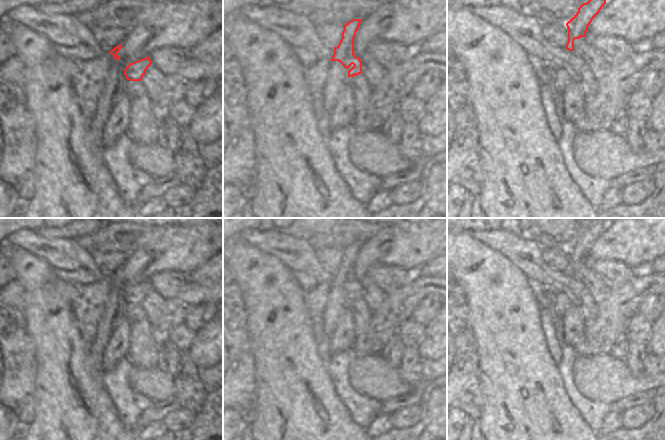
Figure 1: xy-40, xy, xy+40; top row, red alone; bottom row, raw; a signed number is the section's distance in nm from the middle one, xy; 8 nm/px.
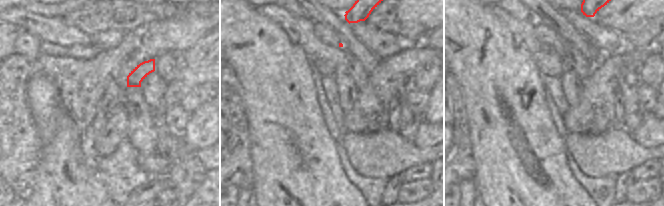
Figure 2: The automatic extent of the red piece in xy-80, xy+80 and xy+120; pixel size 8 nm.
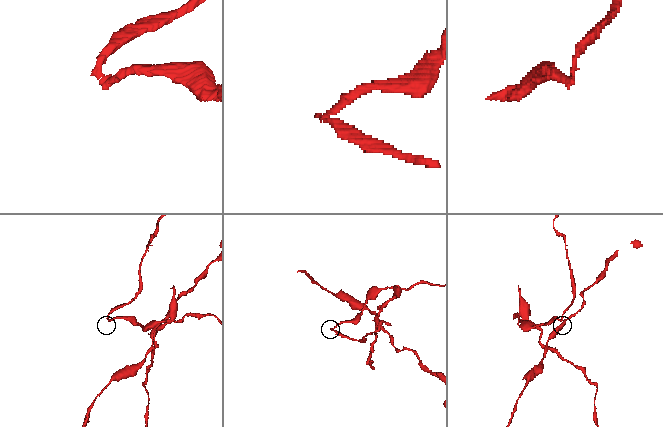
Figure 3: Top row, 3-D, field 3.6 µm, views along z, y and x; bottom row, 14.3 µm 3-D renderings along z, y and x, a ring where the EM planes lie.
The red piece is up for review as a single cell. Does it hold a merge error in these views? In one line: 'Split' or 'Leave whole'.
Split

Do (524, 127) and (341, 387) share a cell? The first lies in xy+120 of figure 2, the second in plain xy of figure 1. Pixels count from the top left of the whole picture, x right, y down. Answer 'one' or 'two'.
two

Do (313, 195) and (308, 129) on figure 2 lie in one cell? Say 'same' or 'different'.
same

